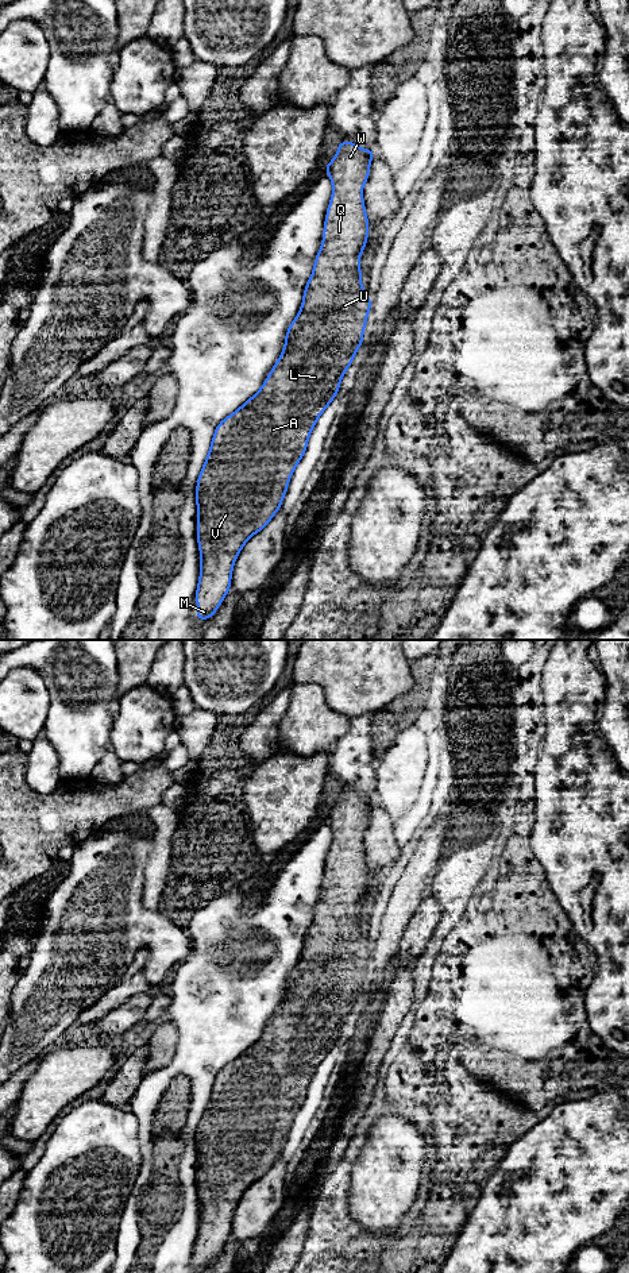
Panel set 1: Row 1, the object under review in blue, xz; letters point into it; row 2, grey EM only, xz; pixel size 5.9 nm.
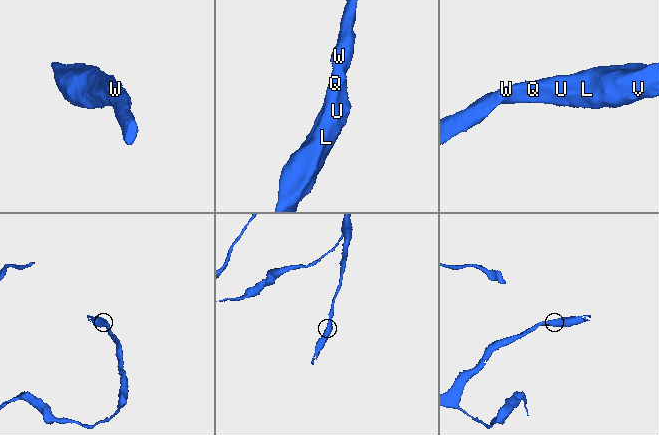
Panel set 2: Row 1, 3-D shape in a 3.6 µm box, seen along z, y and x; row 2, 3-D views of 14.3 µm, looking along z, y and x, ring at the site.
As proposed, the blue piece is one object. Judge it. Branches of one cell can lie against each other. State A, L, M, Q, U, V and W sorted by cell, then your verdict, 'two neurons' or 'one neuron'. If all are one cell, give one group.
groups A L M Q U V W; one neuron

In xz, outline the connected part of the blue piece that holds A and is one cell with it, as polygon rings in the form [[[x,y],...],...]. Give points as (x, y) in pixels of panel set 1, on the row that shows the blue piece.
[[[348,139],[337,142],[337,155],[324,169],[333,190],[321,248],[308,278],[300,312],[289,324],[283,351],[263,386],[215,429],[196,487],[196,532],[201,560],[196,599],[200,622],[215,614],[231,590],[232,568],[246,541],[279,512],[312,429],[333,401],[346,370],[363,344],[371,300],[363,292],[359,266],[370,228],[362,189],[375,153]]]

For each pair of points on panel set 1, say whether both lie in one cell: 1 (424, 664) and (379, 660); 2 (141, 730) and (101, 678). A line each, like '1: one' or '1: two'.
1: two
2: two

